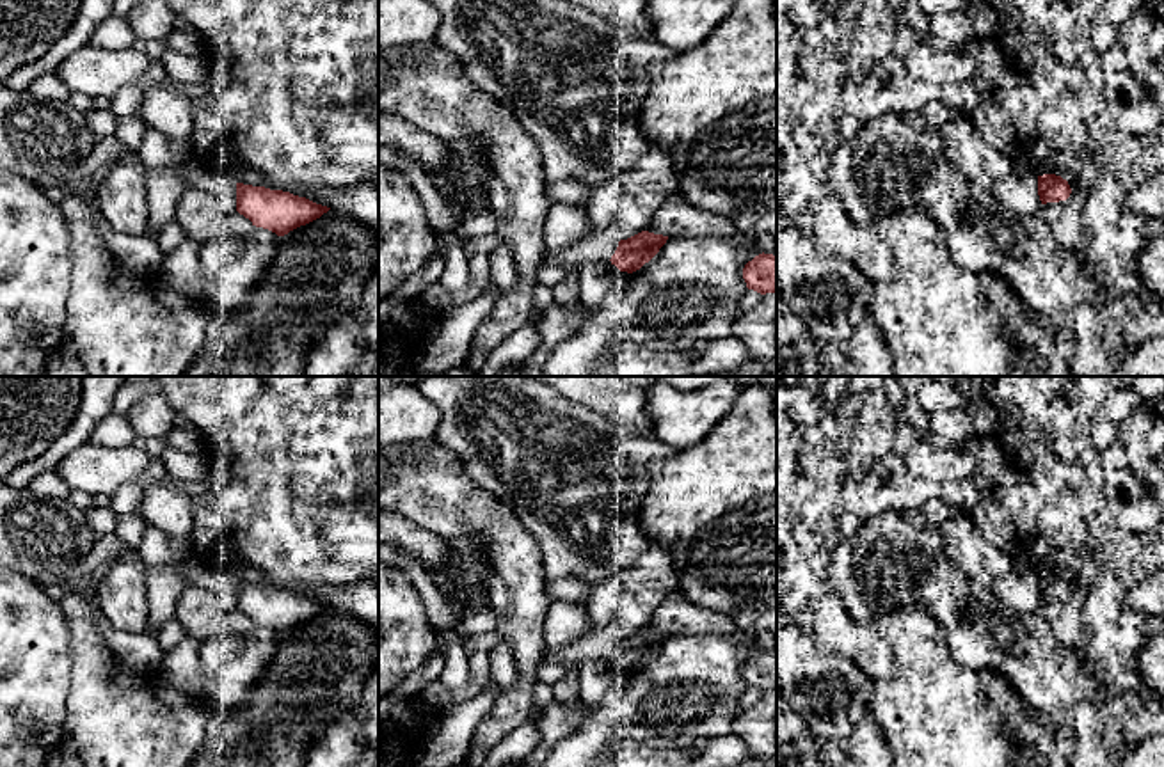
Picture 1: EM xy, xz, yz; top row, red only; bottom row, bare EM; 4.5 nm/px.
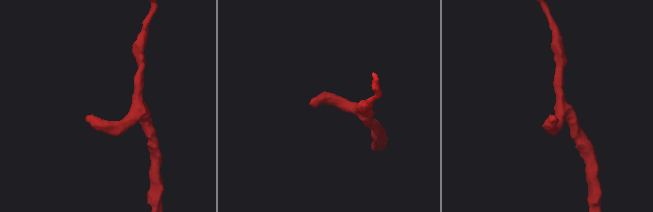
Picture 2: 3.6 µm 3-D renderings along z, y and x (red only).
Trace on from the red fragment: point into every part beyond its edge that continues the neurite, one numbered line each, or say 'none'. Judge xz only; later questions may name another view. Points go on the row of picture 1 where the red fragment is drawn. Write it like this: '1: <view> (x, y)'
1: xz (601, 245)

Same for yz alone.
none

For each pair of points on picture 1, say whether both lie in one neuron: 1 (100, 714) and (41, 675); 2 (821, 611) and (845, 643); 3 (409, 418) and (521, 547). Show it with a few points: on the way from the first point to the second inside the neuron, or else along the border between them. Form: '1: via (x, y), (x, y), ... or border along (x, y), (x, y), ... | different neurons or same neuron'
1: border along (68, 650), (71, 677), (61, 734) | different neurons
2: via (829, 618), (841, 636) | same neuron
3: border along (432, 437), (397, 444) | different neurons

